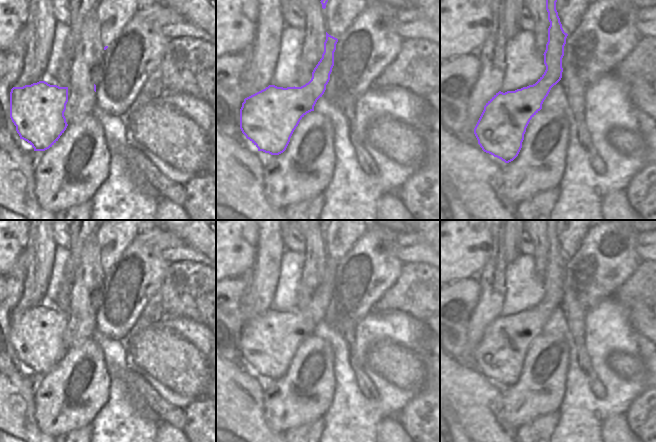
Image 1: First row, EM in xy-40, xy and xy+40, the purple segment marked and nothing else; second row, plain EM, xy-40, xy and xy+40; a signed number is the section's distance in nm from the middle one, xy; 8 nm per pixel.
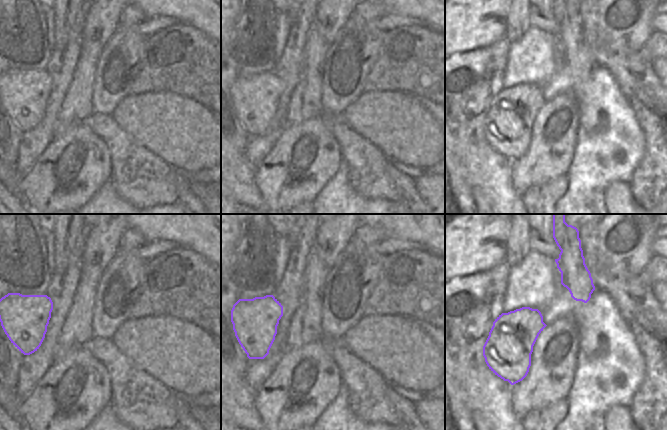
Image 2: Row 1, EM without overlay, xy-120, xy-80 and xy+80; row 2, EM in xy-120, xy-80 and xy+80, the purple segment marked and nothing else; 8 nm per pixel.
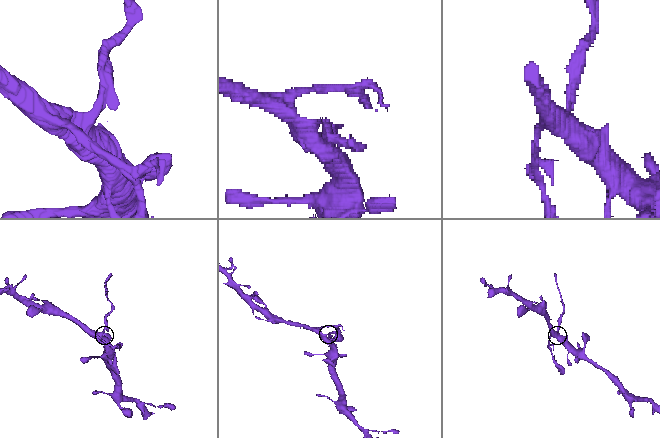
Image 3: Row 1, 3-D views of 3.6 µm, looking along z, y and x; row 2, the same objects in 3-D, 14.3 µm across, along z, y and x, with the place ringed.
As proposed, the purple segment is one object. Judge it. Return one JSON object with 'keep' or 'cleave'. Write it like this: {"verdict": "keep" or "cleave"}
{"verdict": "cleave"}

